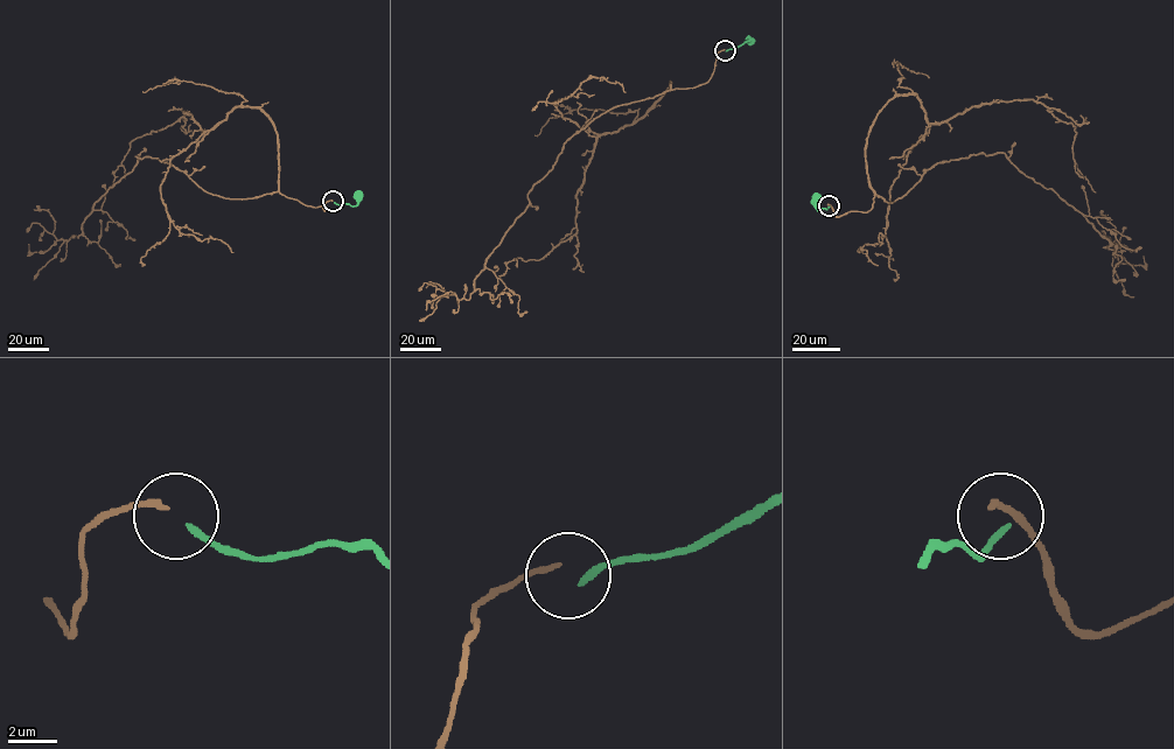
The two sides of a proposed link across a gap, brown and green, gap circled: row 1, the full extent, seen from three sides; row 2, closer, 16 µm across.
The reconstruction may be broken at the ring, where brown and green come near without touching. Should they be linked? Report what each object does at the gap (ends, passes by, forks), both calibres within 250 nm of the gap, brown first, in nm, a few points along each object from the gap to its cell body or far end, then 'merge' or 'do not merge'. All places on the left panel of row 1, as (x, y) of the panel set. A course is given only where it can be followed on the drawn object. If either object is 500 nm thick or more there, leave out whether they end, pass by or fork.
brown ends; green ends; calibres 240 and 260 nm; course brown (332, 201), (325, 210), (278, 191), (228, 198), (135, 156), (78, 237), (57, 239), (50, 214), (34, 209); course green (334, 202), (354, 207), (357, 195); do not merge

